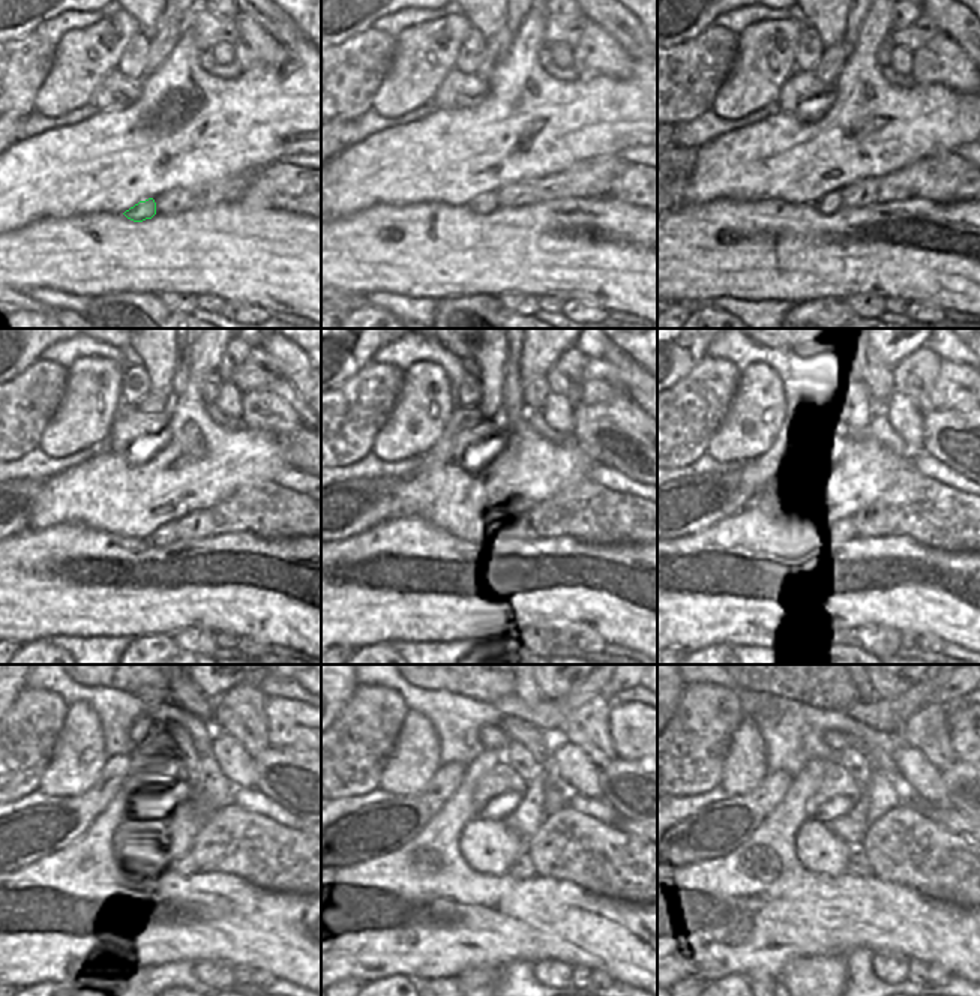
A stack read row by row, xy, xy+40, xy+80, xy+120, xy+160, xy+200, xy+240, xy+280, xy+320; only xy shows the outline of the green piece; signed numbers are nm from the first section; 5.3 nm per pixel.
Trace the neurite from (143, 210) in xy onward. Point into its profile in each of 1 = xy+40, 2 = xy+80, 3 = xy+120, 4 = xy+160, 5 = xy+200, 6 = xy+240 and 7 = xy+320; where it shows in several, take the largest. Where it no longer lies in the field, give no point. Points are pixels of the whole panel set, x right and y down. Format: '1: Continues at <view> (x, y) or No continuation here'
1: Continues at xy+40 (485, 204)
2: Continues at xy+80 (830, 203)
3: Continues at xy+120 (167, 533)
4: Continues at xy+160 (514, 522)
5: Continues at xy+200 (851, 527)
6: Continues at xy+240 (183, 867)
7: Continues at xy+320 (859, 866).

